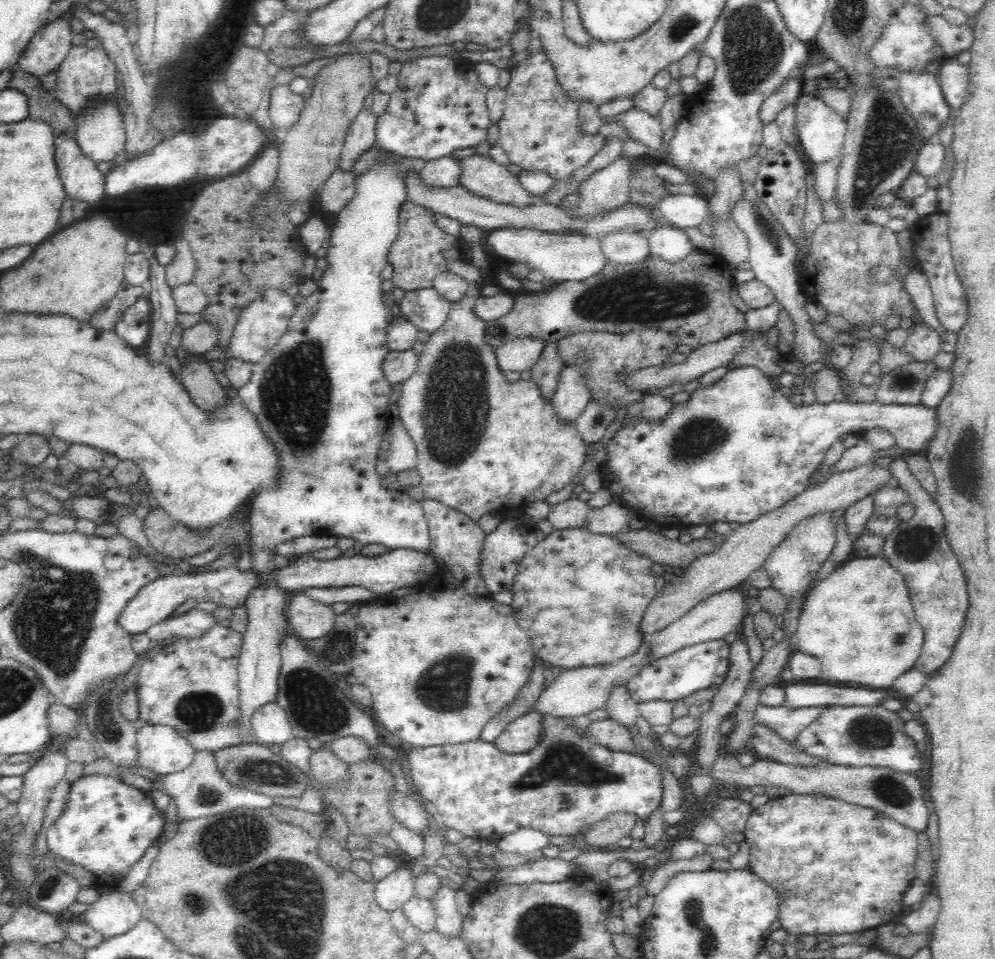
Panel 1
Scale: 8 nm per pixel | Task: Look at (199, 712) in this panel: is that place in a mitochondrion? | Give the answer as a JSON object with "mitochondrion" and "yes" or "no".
{"mitochondrion":"yes"}

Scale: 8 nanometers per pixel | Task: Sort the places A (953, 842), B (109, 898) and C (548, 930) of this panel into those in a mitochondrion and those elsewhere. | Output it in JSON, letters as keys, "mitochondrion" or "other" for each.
{"A":"other","B":"other","C":"mitochondrion"}

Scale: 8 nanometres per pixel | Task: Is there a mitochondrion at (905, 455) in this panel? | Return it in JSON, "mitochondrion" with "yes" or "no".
{"mitochondrion":"no"}

